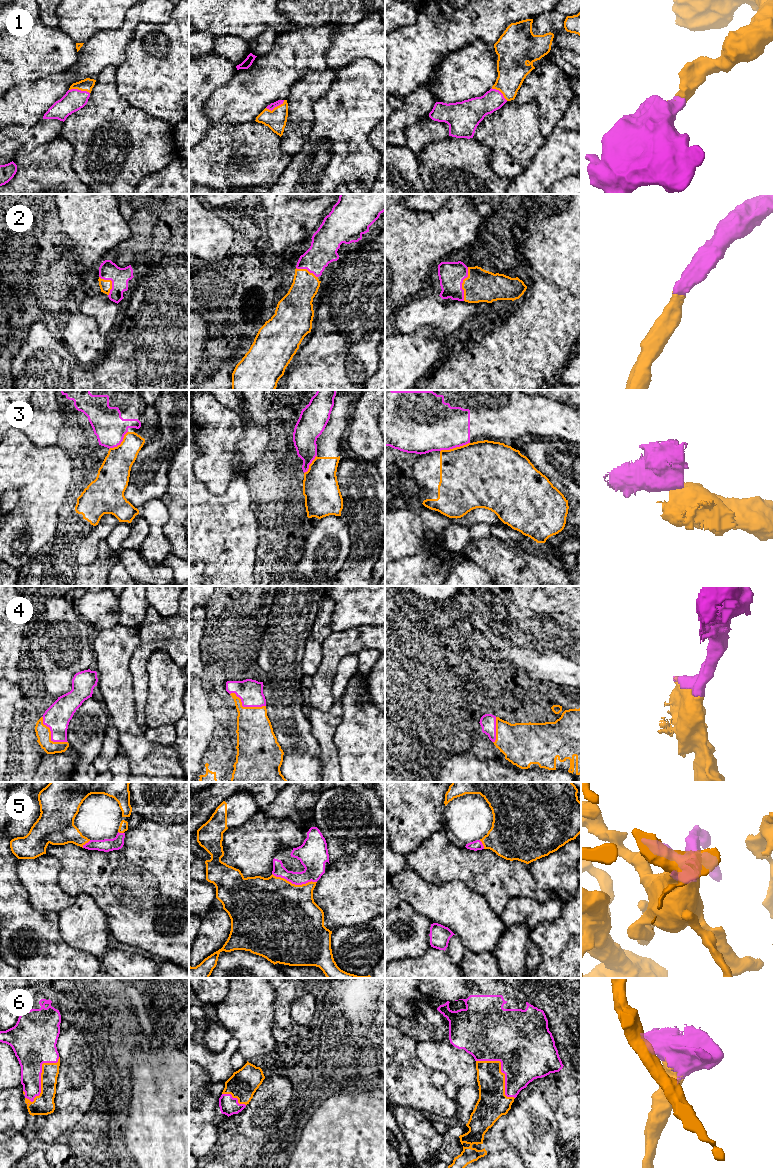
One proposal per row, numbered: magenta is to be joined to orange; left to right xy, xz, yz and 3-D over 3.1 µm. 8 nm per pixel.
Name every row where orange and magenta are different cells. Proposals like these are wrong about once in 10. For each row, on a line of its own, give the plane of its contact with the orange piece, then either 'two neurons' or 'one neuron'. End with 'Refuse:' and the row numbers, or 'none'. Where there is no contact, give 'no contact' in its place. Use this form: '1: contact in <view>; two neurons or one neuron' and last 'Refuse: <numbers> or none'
1: contact in xy; one neuron
2: contact in yz; one neuron
3: contact in yz; two neurons
4: contact in xy; one neuron
5: contact in xz; one neuron
6: contact in yz; one neuron
Refuse: 3

